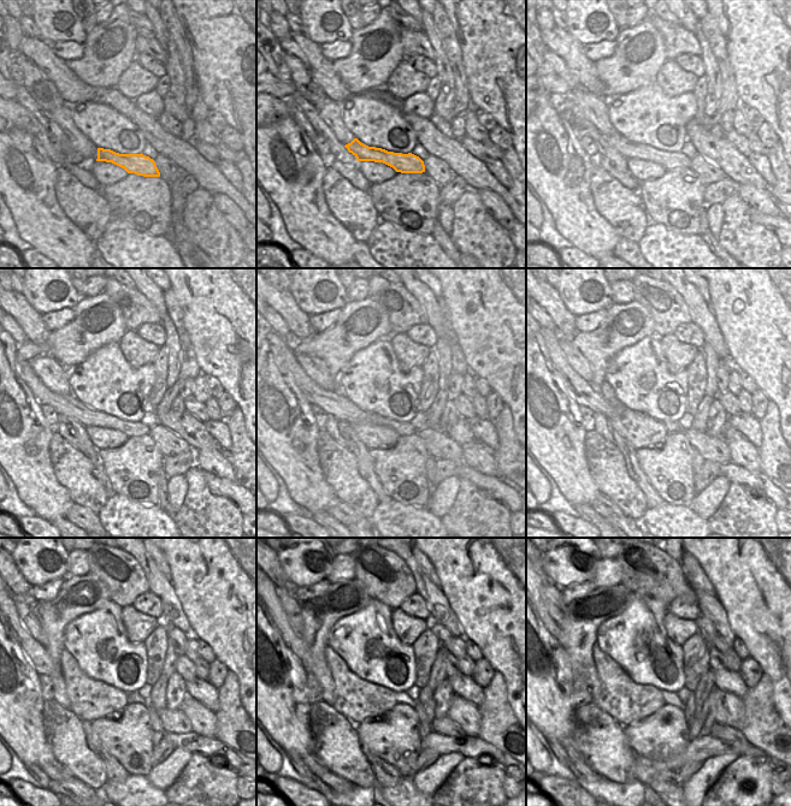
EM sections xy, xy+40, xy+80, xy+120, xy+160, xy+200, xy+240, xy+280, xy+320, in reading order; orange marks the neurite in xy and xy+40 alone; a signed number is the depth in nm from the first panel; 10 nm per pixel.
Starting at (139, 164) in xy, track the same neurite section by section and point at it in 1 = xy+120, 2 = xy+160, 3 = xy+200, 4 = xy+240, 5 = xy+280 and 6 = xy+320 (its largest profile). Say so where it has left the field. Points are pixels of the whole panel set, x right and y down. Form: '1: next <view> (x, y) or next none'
1: next xy+120 (68, 404)
2: next xy+160 (335, 404)
3: next xy+200 (583, 392)
4: next xy+240 (39, 658)
5: next xy+280 (293, 640)
6: next xy+320 (550, 624)

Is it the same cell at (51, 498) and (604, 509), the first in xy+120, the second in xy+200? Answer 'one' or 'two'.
two

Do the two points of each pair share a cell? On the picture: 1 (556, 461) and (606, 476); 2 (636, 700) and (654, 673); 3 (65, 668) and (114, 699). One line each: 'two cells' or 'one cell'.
1: two cells
2: two cells
3: one cell

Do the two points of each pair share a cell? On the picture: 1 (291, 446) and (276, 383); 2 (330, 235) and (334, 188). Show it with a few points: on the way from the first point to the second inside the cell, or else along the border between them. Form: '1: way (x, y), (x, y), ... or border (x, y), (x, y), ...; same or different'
1: way (308, 431), (312, 424), (293, 399); same
2: border (322, 185), (328, 209), (350, 232); different

